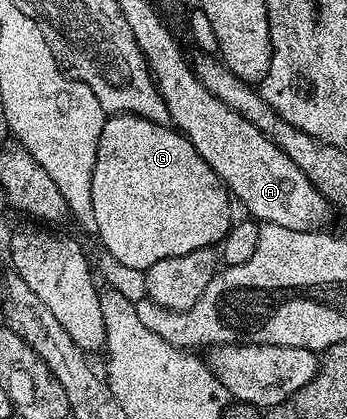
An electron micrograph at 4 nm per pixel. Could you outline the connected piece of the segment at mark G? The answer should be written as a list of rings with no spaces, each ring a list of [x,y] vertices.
[[[134,114],[109,116],[104,120],[105,127],[102,130],[100,127],[95,138],[91,200],[95,208],[96,237],[101,237],[106,252],[118,262],[116,265],[127,270],[146,271],[159,260],[187,256],[187,252],[216,247],[222,242],[231,225],[231,195],[185,135],[168,125],[137,118]]]

